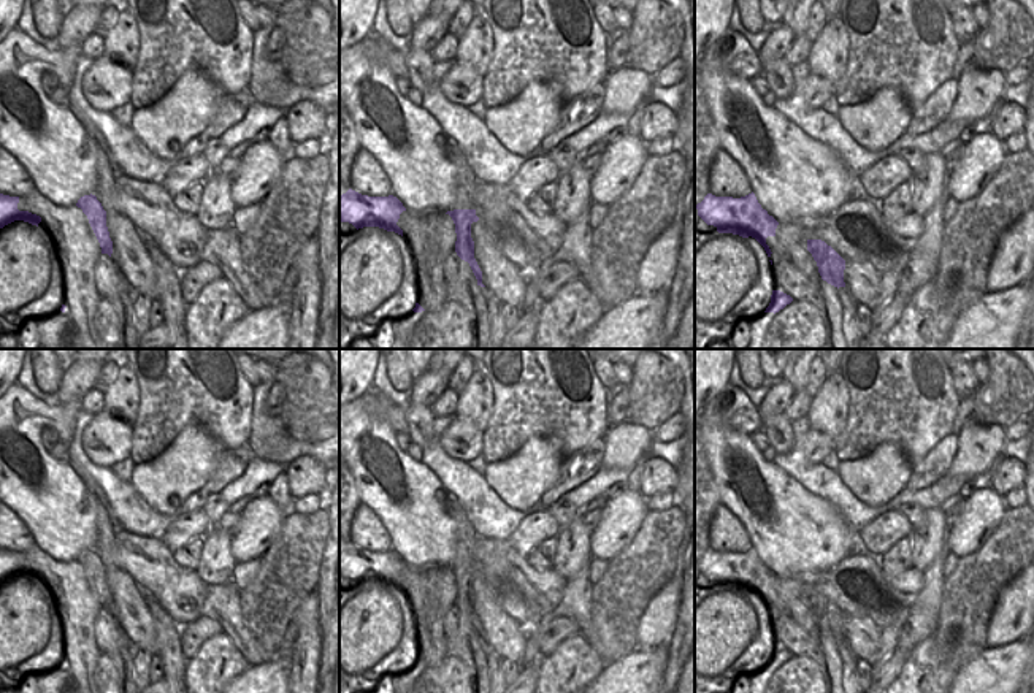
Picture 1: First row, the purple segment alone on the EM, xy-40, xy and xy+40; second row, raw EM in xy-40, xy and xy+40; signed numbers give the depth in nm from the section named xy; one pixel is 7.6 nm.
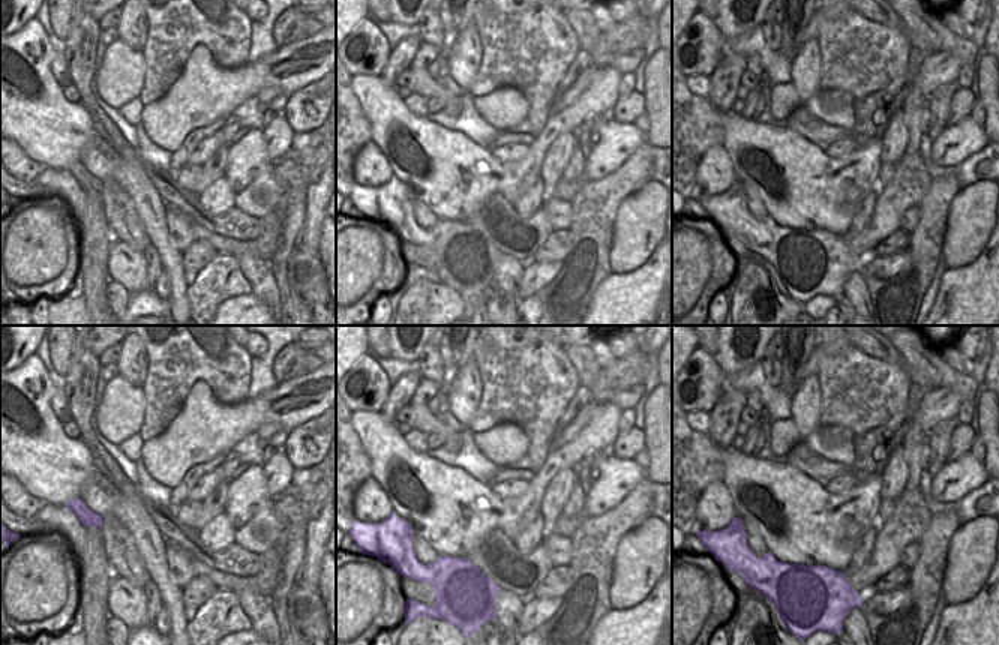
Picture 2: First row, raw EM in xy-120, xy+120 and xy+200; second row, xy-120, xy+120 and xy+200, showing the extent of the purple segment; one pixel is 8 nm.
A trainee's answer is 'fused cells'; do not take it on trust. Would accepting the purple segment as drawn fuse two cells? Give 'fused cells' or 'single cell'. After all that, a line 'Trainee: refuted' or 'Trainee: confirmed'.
fused cells
Trainee: confirmed

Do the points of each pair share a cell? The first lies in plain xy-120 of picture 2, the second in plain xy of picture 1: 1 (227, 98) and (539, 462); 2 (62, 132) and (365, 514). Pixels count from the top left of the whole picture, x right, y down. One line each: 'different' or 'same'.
1: same
2: different

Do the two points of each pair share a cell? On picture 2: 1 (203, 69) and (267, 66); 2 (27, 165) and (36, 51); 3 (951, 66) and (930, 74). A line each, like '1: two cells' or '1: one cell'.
1: one cell
2: two cells
3: one cell

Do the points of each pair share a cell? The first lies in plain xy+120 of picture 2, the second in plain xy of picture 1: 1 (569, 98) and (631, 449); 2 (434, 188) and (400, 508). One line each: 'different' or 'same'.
1: different
2: same

